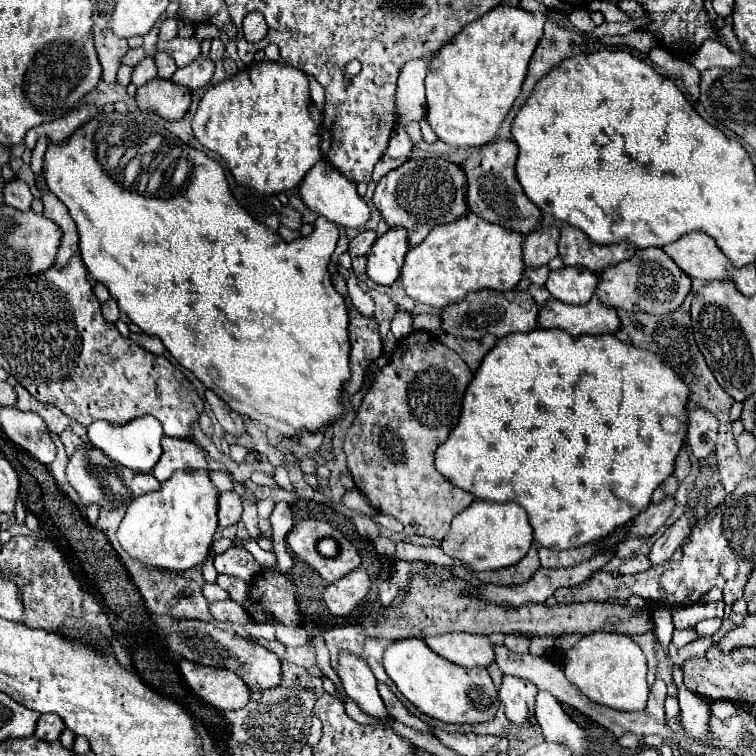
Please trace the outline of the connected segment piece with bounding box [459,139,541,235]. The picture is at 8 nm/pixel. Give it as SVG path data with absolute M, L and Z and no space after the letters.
M499 139L499 143L487 143L475 149L459 167L467 177L467 205L469 211L479 215L485 221L493 221L505 229L513 229L519 233L531 233L539 221L541 211L529 201L523 187L515 175L515 159L517 145L509 139Z

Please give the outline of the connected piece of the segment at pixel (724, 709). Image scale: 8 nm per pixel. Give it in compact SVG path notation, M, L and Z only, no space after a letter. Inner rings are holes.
M715 701L715 703L711 705L711 711L713 711L713 715L717 715L719 719L727 719L727 717L731 717L731 715L735 713L735 705L733 705L731 701Z

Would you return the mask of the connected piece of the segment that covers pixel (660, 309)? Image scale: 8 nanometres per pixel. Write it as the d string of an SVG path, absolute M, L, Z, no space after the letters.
M647 247L639 249L631 259L601 271L595 295L607 307L665 315L679 309L689 291L691 291L691 279L673 263L673 259L665 255L665 251L659 247Z

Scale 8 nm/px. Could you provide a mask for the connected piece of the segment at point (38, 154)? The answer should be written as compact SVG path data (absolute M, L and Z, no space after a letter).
M43 135L41 141L37 141L37 147L35 147L33 155L31 155L31 171L33 171L33 175L41 175L41 157L43 157L43 151L45 151L47 141L49 139Z

